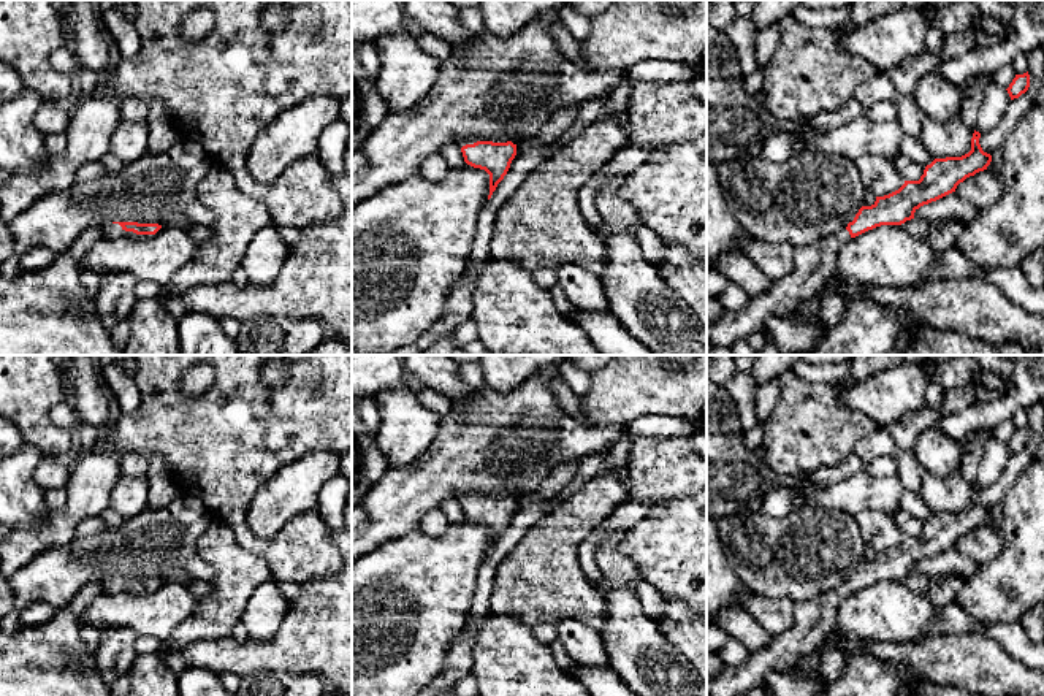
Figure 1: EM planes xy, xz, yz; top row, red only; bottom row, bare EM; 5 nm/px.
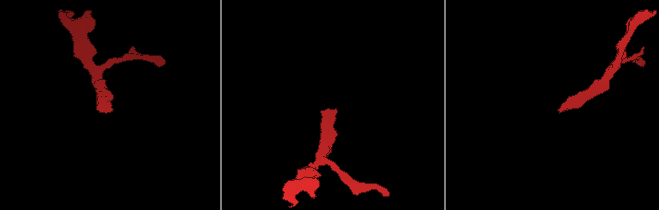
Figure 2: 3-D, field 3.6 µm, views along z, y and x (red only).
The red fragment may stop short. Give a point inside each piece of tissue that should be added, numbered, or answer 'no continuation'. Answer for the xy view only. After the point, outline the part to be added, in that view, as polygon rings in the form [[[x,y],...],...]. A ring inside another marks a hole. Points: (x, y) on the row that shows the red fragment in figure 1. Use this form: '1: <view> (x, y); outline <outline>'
1: xy (111, 230); outline [[[105,224],[103,225],[103,231],[101,231],[101,238],[105,239],[149,239],[154,235],[136,235],[133,231],[125,231],[119,224]]]

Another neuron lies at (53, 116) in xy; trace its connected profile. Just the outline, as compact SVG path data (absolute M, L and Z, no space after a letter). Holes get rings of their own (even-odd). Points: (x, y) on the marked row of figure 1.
M46 100L33 116L33 125L41 135L65 133L71 120L71 103Z

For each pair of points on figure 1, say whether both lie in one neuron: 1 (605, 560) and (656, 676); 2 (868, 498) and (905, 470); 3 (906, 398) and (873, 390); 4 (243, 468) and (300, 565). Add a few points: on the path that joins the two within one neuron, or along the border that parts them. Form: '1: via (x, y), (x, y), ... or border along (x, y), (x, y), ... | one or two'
1: via (621, 588), (626, 623), (636, 647) | one
2: border along (895, 474), (905, 489) | two
3: via (899, 395), (881, 395) | one
4: via (238, 498), (240, 528), (257, 546), (270, 549) | one

